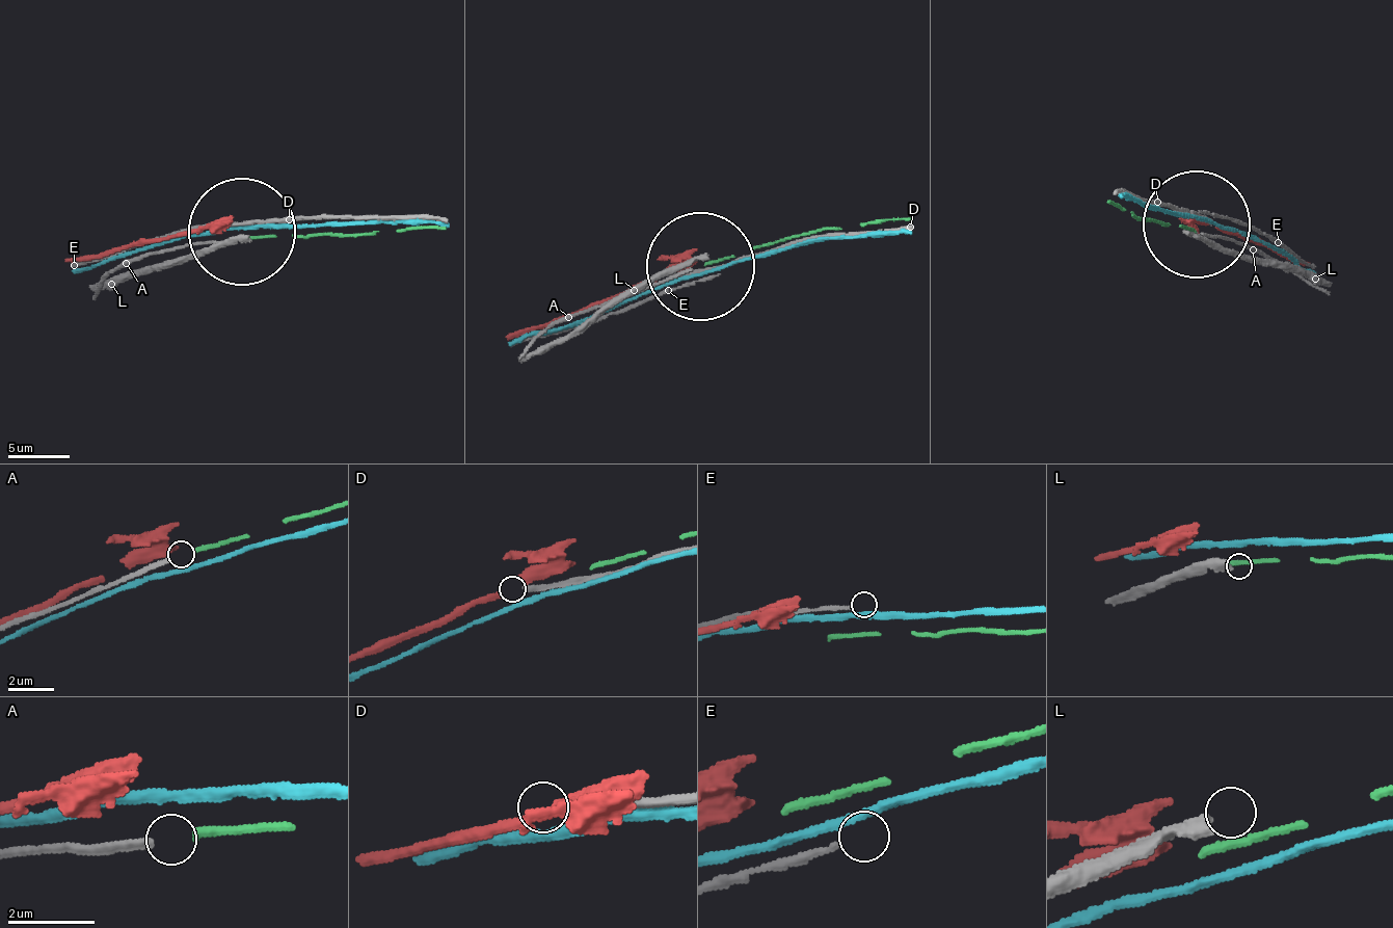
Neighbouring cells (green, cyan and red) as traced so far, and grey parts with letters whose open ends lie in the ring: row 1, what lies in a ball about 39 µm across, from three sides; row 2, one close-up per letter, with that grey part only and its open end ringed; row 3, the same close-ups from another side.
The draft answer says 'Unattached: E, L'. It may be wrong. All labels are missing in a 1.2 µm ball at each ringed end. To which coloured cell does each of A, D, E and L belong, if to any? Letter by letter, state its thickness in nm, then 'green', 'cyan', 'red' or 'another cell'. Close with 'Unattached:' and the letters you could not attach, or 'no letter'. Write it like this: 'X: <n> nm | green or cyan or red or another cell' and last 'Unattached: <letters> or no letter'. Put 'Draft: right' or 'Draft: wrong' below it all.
A: 190 nm | green
D: 240 nm | red
E: 150 nm | another cell
L: 400 nm | another cell
Unattached: E, L
Draft: right

